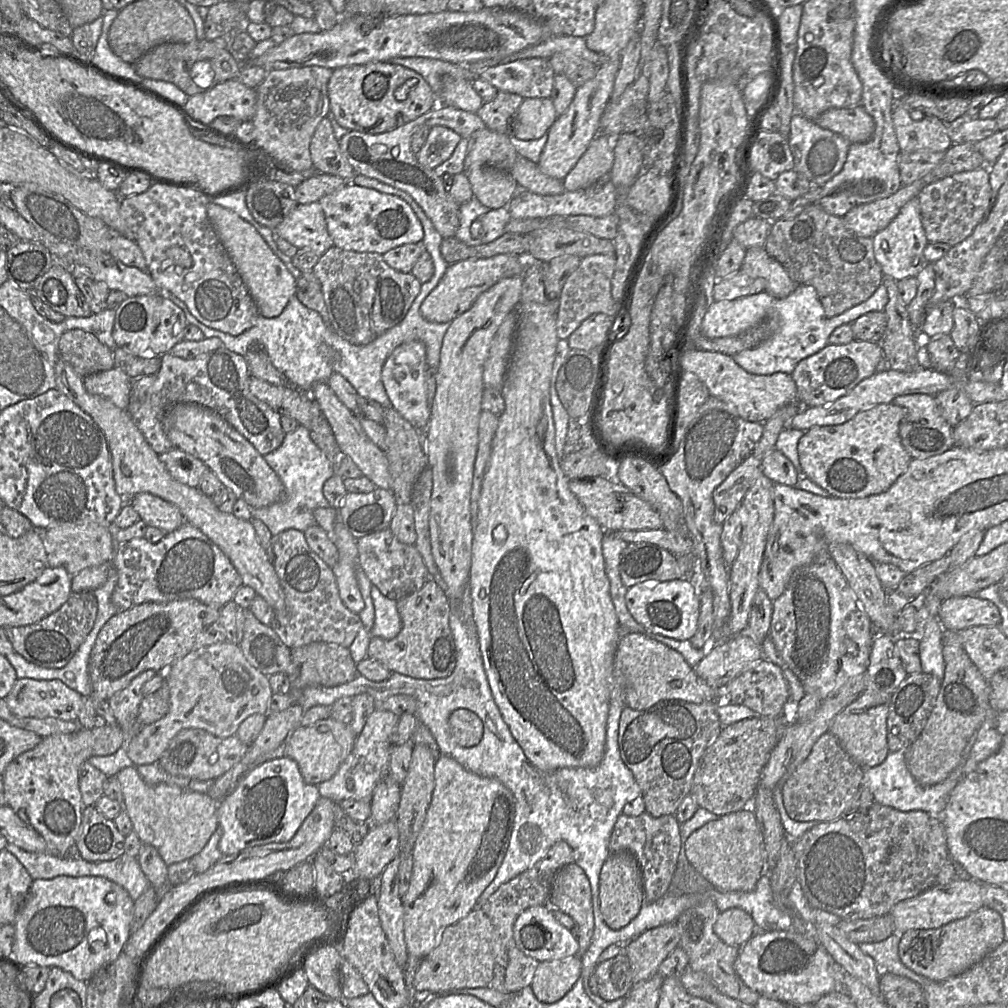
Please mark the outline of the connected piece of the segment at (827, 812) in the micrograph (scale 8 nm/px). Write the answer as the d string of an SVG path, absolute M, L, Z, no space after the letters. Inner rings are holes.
M830 732L814 744L809 756L782 785L782 799L788 816L798 822L828 822L845 816L862 786L865 768L855 763Z

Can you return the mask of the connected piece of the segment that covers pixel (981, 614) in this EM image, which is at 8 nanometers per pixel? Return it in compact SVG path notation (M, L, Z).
M975 595L957 596L944 600L938 611L944 629L962 631L974 626L999 626L998 608L989 600Z

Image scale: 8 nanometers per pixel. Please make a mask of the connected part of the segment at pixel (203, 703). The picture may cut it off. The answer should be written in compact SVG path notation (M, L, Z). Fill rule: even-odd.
M224 641L195 650L170 666L164 676L170 690L167 714L160 720L143 726L134 737L126 741L127 755L135 766L157 763L171 740L182 730L197 728L214 736L227 738L236 735L239 725L247 717L269 713L269 701L273 694L269 677L250 665L238 644Z

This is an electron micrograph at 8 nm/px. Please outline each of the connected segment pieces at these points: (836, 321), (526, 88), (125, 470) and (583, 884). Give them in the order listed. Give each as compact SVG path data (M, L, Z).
M881 284L866 301L828 318L816 289L813 286L798 285L790 295L782 299L765 291L735 300L714 301L702 320L701 334L708 339L735 336L762 321L777 321L779 330L772 337L759 346L743 350L732 357L738 365L751 374L771 375L776 372L791 374L801 360L819 352L829 344L828 339L837 327L852 324L866 313L884 311L887 301L886 287Z
M535 57L490 66L478 77L498 91L518 94L523 98L551 98L554 76L550 61Z
M60 358L55 366L55 377L56 389L88 413L103 431L112 458L117 493L127 503L135 495L146 492L176 505L186 522L201 530L224 552L239 573L242 584L254 589L274 612L281 610L285 604L285 593L271 559L257 539L251 520L239 519L232 513L220 511L211 496L201 492L198 487L190 487L175 480L159 460L159 454L151 448L138 429L128 410L118 408L109 400L87 392L83 384L84 378Z
M575 863L562 867L554 876L548 905L570 916L576 925L577 956L585 953L594 929L594 912L589 879Z

